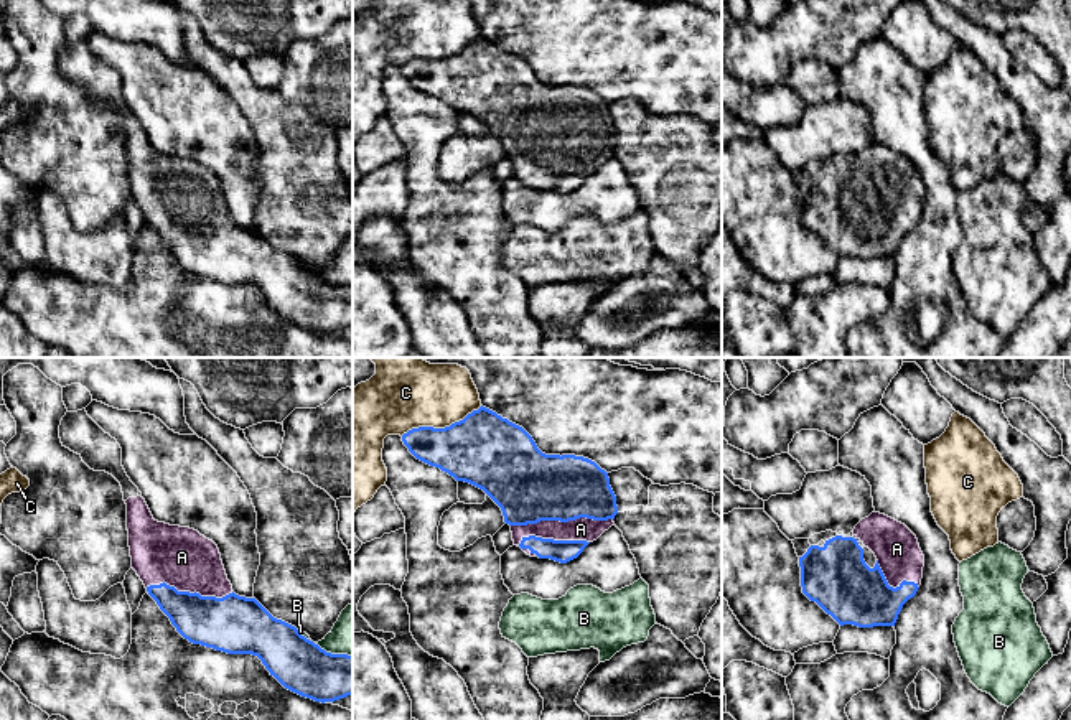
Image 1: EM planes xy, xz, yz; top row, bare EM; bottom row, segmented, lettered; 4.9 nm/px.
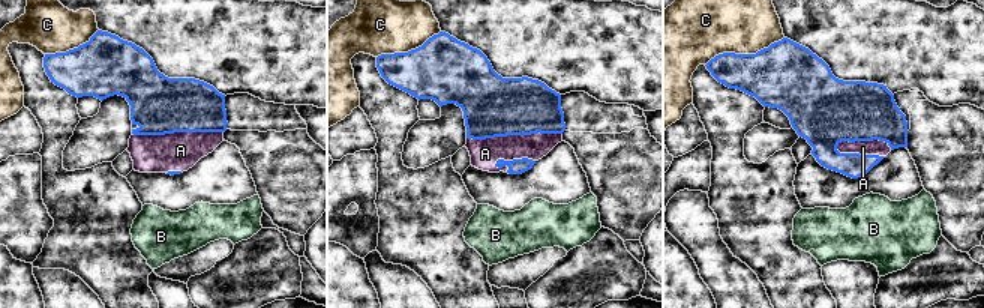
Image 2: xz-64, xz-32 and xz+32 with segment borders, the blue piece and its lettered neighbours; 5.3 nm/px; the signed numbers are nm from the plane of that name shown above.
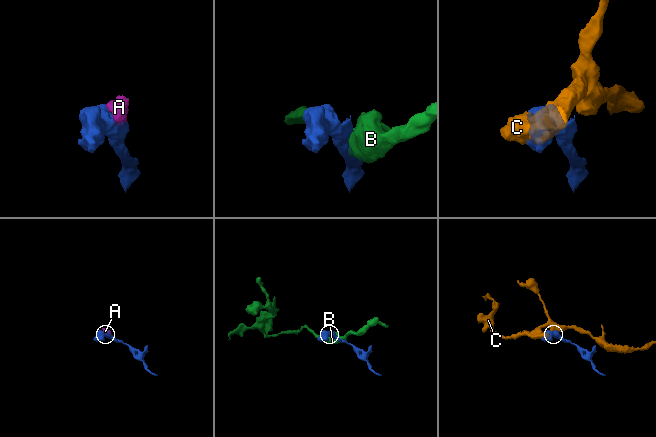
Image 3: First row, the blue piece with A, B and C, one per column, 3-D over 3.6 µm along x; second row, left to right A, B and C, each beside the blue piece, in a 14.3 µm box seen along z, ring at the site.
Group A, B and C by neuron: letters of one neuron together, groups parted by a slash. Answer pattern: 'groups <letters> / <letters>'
groups A / B / C

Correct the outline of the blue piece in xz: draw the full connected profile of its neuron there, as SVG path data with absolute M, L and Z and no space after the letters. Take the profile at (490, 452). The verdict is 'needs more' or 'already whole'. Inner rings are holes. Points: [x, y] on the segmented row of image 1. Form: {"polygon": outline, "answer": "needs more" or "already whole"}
{"polygon": "M483 405L445 428L412 428L402 442L417 460L483 489L501 507L514 545L531 557L567 563L615 526L616 496L605 470L583 456L542 453L522 427Z", "answer": "needs more"}

